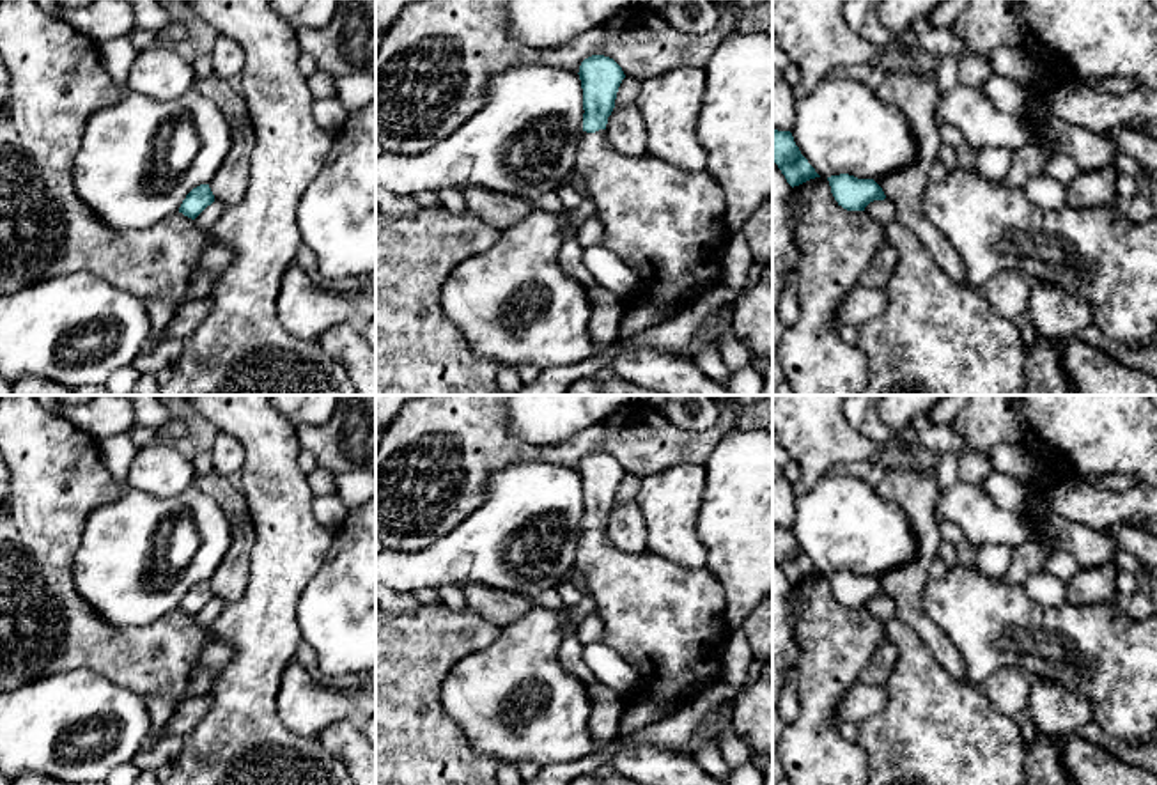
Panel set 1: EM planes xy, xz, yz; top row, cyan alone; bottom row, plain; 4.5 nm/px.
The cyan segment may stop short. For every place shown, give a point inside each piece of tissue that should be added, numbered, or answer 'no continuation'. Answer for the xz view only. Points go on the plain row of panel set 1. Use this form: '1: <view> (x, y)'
1: xz (663, 619)

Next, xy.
no continuation

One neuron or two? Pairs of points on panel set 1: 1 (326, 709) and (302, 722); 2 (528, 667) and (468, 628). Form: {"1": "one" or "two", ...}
{"1": "one", "2": "two"}

